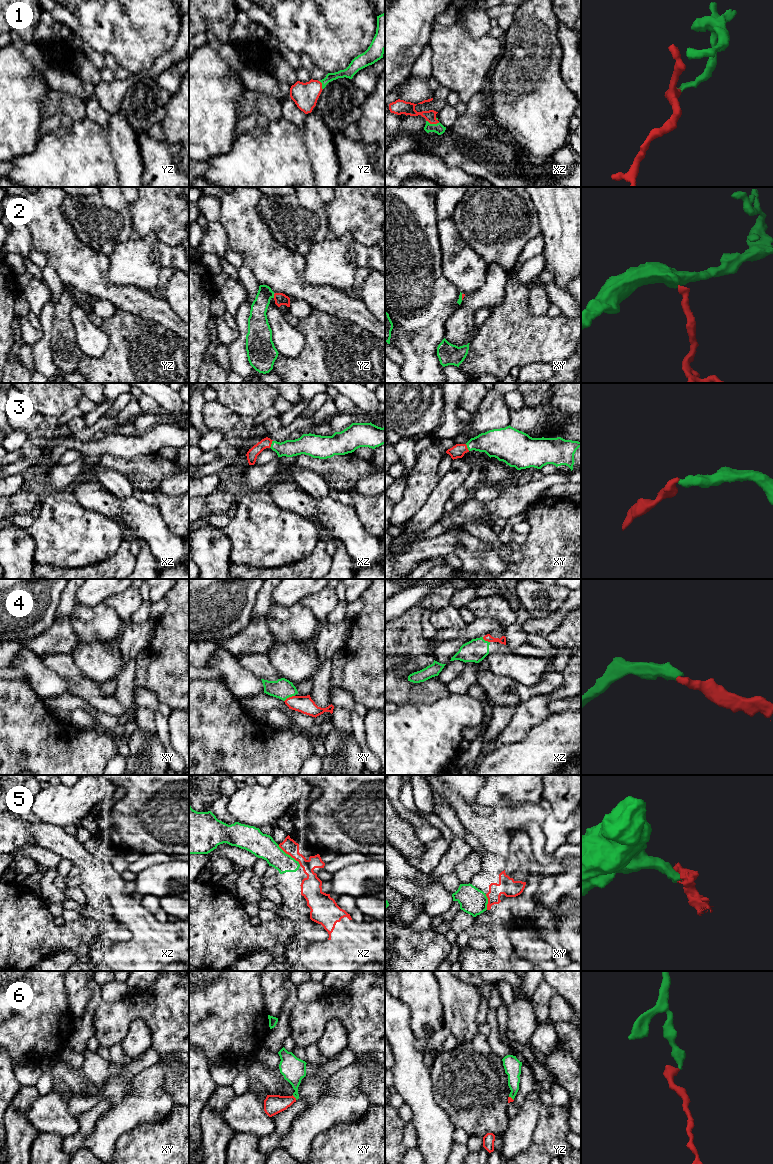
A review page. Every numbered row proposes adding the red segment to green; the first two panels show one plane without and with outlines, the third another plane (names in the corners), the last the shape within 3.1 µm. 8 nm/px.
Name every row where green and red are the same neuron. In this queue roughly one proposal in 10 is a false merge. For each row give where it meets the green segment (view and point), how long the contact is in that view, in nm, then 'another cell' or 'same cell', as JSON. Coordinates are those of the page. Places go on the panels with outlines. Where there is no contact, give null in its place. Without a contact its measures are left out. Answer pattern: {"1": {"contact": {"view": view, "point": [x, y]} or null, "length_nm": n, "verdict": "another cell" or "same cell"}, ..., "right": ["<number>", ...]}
{"1": {"contact": {"view": "xz", "point": [433, 124]}, "length_nm": 110, "verdict": "same cell"}, "2": {"contact": {"view": "yz", "point": [273, 296]}, "length_nm": 30, "verdict": "same cell"}, "3": {"contact": {"view": "xz", "point": [271, 444]}, "length_nm": 70, "verdict": "same cell"}, "4": {"contact": {"view": "xy", "point": [289, 696]}, "length_nm": 100, "verdict": "same cell"}, "5": {"contact": {"view": "xz", "point": [289, 855]}, "length_nm": 240, "verdict": "same cell"}, "6": {"contact": {"view": "xy", "point": [294, 1096]}, "length_nm": 50, "verdict": "same cell"}, "right": ["1", "2", "3", "4", "5", "6"]}

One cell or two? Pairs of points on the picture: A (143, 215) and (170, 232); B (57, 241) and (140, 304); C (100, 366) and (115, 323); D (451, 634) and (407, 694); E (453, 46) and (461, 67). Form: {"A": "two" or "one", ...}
{"A": "one", "B": "one", "C": "one", "D": "two", "E": "one"}

